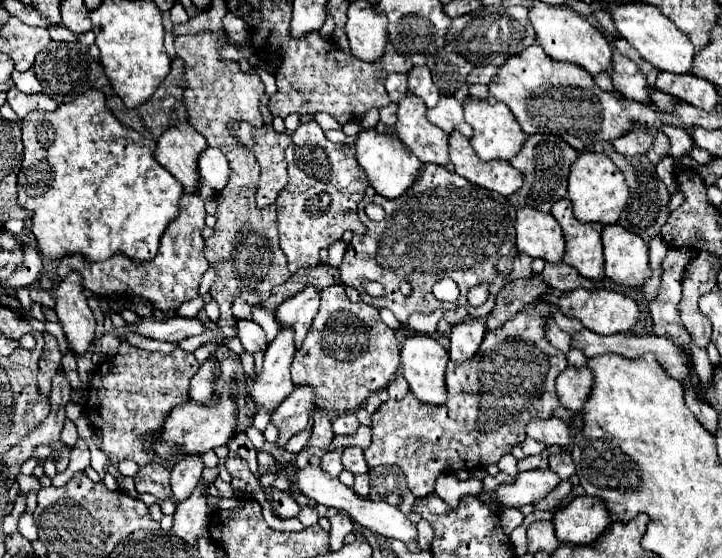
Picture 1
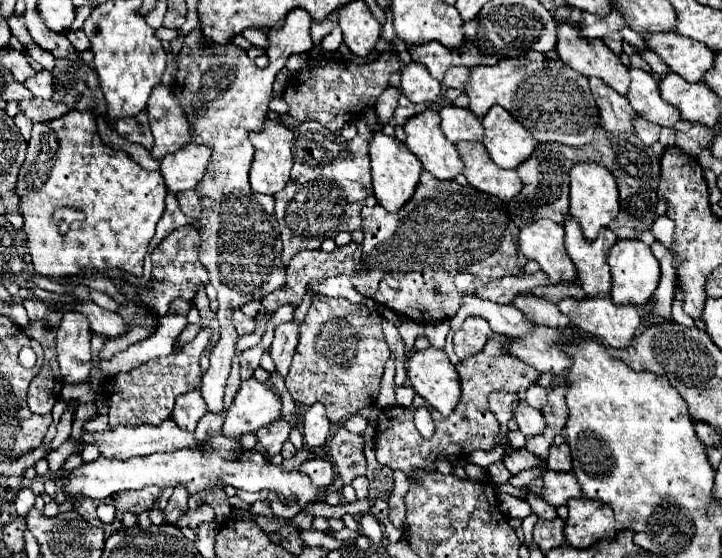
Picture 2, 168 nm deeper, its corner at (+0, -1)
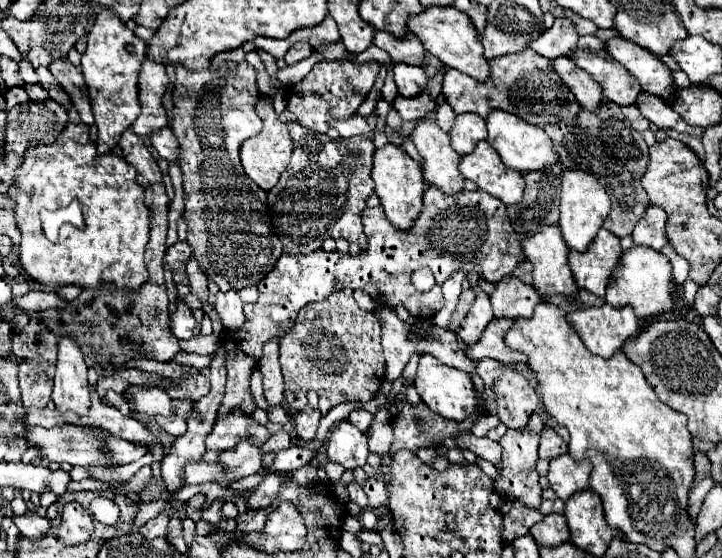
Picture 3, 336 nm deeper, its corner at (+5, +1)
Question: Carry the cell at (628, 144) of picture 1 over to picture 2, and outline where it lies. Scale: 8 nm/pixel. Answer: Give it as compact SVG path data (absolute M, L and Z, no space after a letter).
M591 77L589 85L591 85L591 93L599 105L601 127L613 135L635 133L633 119L637 119L639 115L635 113L635 109L631 109L629 101L599 79Z

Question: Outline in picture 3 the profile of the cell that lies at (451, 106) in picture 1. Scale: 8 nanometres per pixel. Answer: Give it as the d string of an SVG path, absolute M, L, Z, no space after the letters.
M462 113L456 115L456 123L450 131L452 137L452 147L460 153L472 153L478 141L486 141L488 131L486 131L486 121L476 115L476 113Z

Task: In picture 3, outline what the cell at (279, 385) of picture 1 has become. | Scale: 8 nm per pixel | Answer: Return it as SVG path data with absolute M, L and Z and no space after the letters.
M234 411L228 417L216 421L212 433L206 437L206 449L228 451L234 449L240 441L250 441L256 447L260 447L266 443L266 439L268 439L266 427L258 425L252 417Z

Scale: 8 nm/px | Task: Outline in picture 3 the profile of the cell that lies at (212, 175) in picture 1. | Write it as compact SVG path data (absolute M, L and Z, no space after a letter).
M164 127L160 131L152 131L150 133L150 143L152 143L152 147L158 151L158 155L162 159L178 161L178 151L180 151L178 141L176 141L174 133L168 127Z

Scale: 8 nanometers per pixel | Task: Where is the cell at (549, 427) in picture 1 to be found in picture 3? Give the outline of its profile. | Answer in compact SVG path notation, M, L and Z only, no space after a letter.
M506 367L502 377L498 377L492 383L492 391L496 399L498 419L508 429L526 427L530 415L540 405L540 397L536 389L528 383L524 375L520 375L512 367Z

